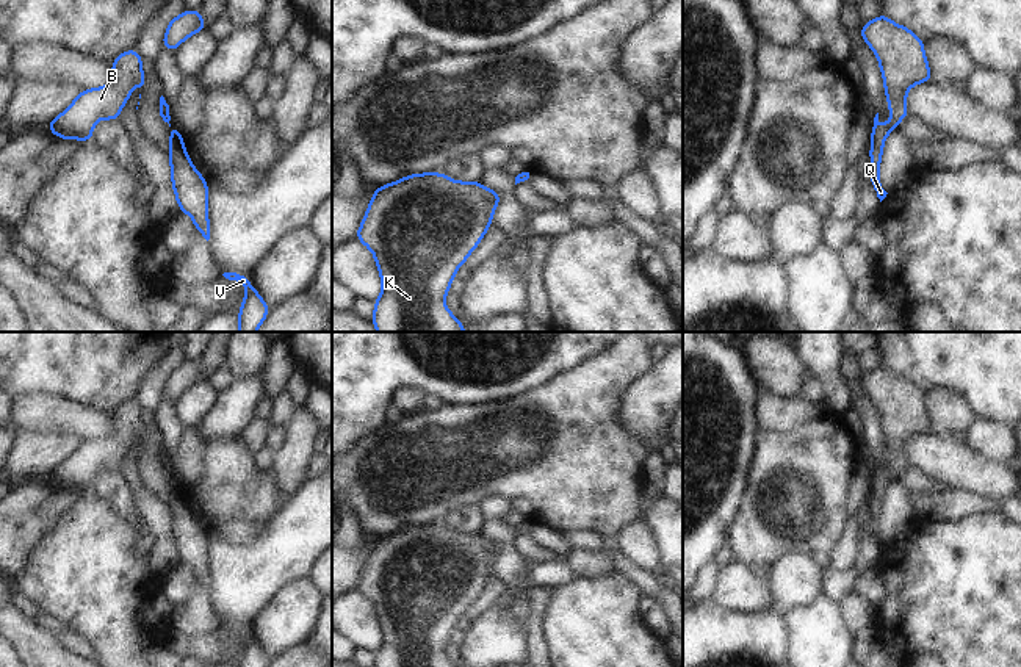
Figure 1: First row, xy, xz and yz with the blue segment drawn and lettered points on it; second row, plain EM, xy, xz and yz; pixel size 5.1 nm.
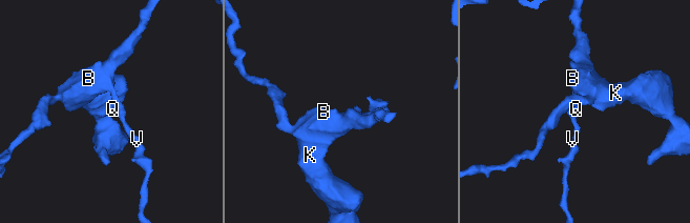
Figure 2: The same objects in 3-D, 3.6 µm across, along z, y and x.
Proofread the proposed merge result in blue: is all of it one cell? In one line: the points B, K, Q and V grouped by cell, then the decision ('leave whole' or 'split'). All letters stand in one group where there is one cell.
groups B K Q V; leave whole

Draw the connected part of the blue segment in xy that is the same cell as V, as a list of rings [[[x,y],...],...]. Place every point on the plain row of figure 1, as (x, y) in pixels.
[[[224,623],[229,631],[236,631],[246,639],[244,653],[241,654],[240,667],[268,667],[269,658],[257,644],[254,634],[249,634],[249,625]]]

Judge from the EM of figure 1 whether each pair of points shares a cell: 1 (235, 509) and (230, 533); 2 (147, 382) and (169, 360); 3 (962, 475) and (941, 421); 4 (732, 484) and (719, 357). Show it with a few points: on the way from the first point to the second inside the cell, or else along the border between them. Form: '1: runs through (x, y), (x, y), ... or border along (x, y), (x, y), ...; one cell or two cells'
1: border along (263, 520), (223, 522), (216, 526), (207, 526); two cells
2: runs through (152, 378), (165, 365); one cell
3: border along (932, 432), (951, 437); two cells
4: runs through (722, 453), (722, 401), (719, 389); one cell

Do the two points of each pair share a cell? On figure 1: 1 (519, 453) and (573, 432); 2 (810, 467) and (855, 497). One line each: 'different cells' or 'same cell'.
1: same cell
2: different cells

